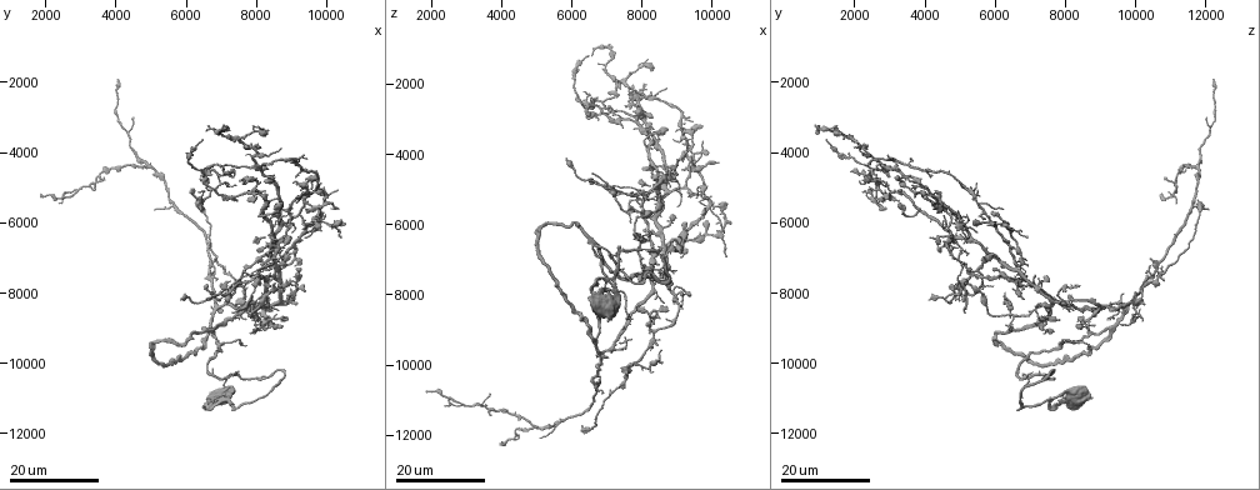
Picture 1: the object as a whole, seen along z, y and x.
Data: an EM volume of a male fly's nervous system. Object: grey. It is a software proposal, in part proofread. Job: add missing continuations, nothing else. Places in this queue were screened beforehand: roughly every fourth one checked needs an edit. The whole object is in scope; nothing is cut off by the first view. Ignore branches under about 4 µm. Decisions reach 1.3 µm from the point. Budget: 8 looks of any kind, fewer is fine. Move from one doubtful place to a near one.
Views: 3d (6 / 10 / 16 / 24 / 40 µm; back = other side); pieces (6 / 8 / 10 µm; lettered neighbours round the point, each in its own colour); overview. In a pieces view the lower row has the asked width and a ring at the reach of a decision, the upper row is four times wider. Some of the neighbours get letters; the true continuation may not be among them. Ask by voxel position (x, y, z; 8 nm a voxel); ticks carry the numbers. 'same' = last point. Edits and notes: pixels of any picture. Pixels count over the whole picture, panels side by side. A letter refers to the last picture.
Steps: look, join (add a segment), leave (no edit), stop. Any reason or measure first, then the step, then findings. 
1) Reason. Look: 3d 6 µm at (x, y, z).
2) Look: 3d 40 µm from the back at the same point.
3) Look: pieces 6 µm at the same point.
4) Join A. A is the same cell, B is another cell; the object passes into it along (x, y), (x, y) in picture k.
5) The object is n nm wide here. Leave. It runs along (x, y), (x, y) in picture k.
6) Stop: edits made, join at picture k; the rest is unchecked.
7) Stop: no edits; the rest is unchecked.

Thin end. Look: 3d 16 µm at (8500, 8900, 9600).

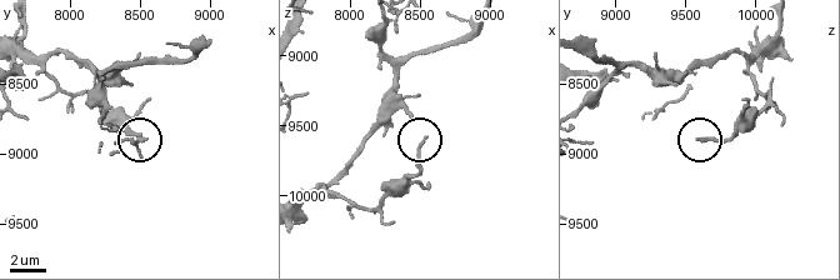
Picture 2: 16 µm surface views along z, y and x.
See the neighbours. Look: pieces 10 µm at (8520, 8880, 9580).

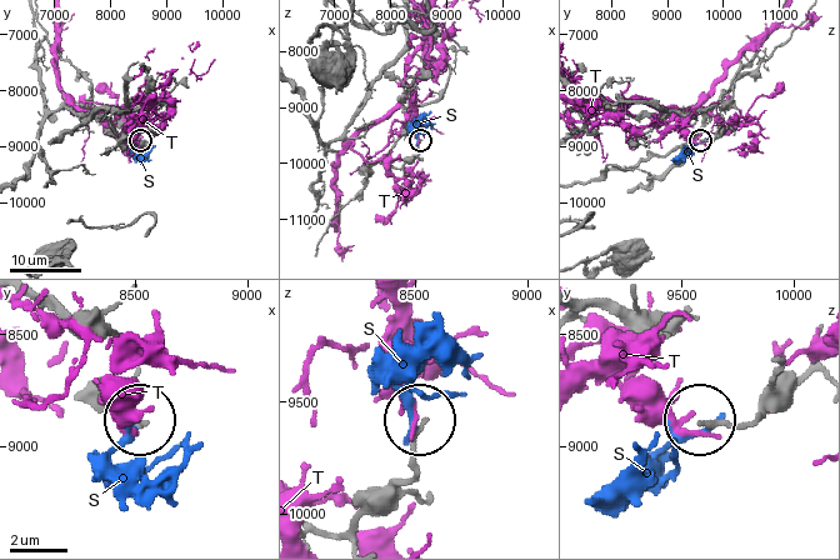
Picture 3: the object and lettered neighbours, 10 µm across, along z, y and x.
Leave. S and T are other cells; none of them fits.

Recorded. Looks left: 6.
Look: 3d 16 µm at (1900, 5300, 10700).

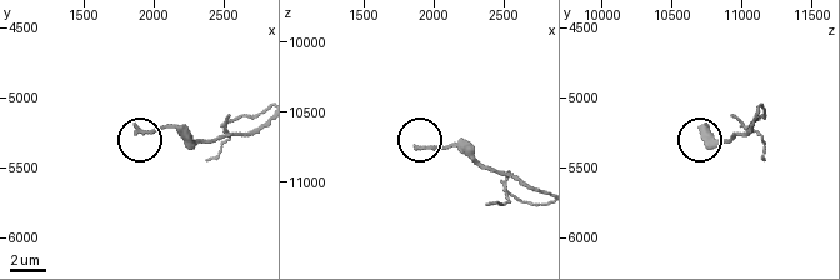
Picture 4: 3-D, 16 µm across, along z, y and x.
Look: pieces 6 µm at (1880, 5200, 10760).

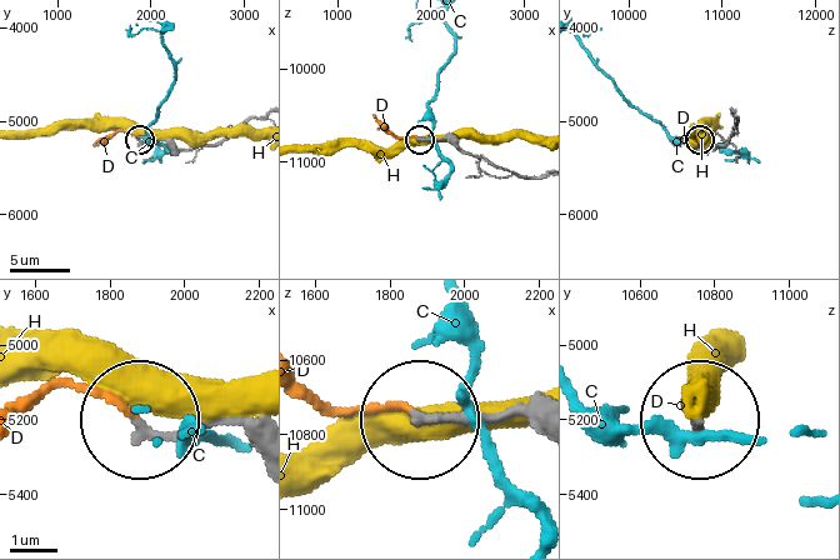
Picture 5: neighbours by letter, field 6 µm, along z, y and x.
The object is 190 nm wide here. Join D. D is the same cell, C and H are other cells; the object passes into it along (450, 144), (394, 135), (374, 116) in picture 5; the neuron continues.

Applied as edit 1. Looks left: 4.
Long arm stops here. Look: 3d 24 µm at (7300, 4600, 2000).

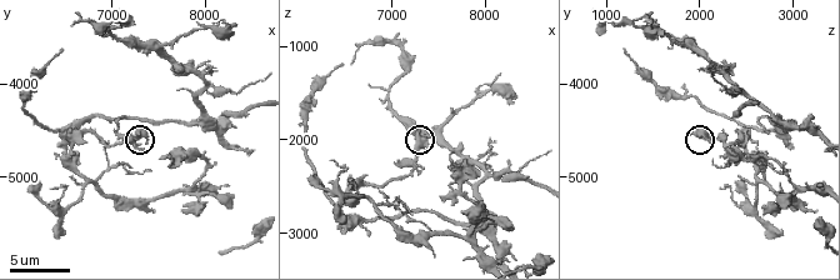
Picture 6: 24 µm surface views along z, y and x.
Zoom in. Look: 3d 10 µm at (7250, 4550, 1900).

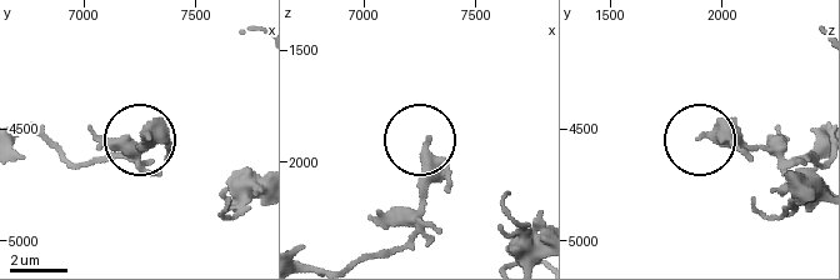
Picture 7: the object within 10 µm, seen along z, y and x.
Look: pieces 6 µm at (7290, 4520, 1930).

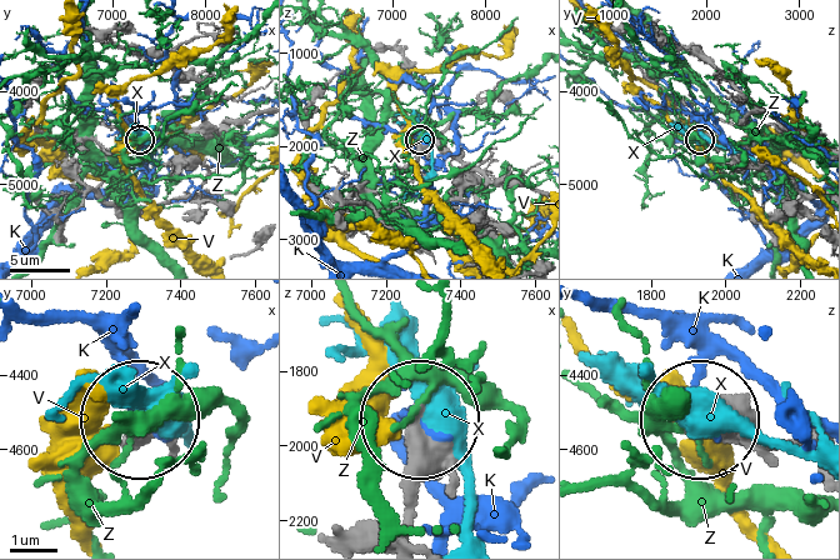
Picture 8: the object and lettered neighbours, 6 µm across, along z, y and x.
The object is 390 nm wide here. Leave. K, V, X and Z are other cells; none of them fits.

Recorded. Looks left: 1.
End of a long branch. Look: pieces 6 µm at (8200, 4300, 2400).

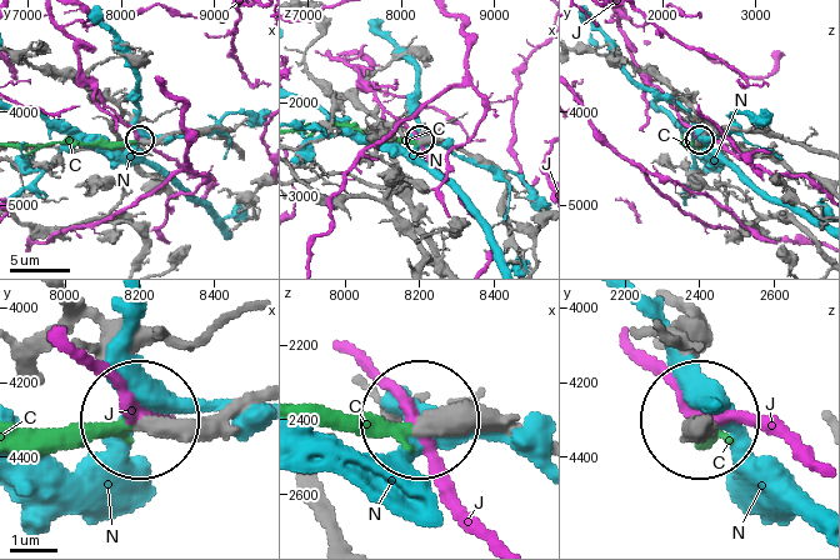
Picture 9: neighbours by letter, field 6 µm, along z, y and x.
The object is 410 nm wide here. Join C. C is the same cell, J and N are other cells; the object passes into it along (169, 135), (116, 144), (20, 144) in picture 9; the neuron continues.

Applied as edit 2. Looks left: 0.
Stop: edits made, join at picture 5, join at picture 9; the rest is unchecked.

